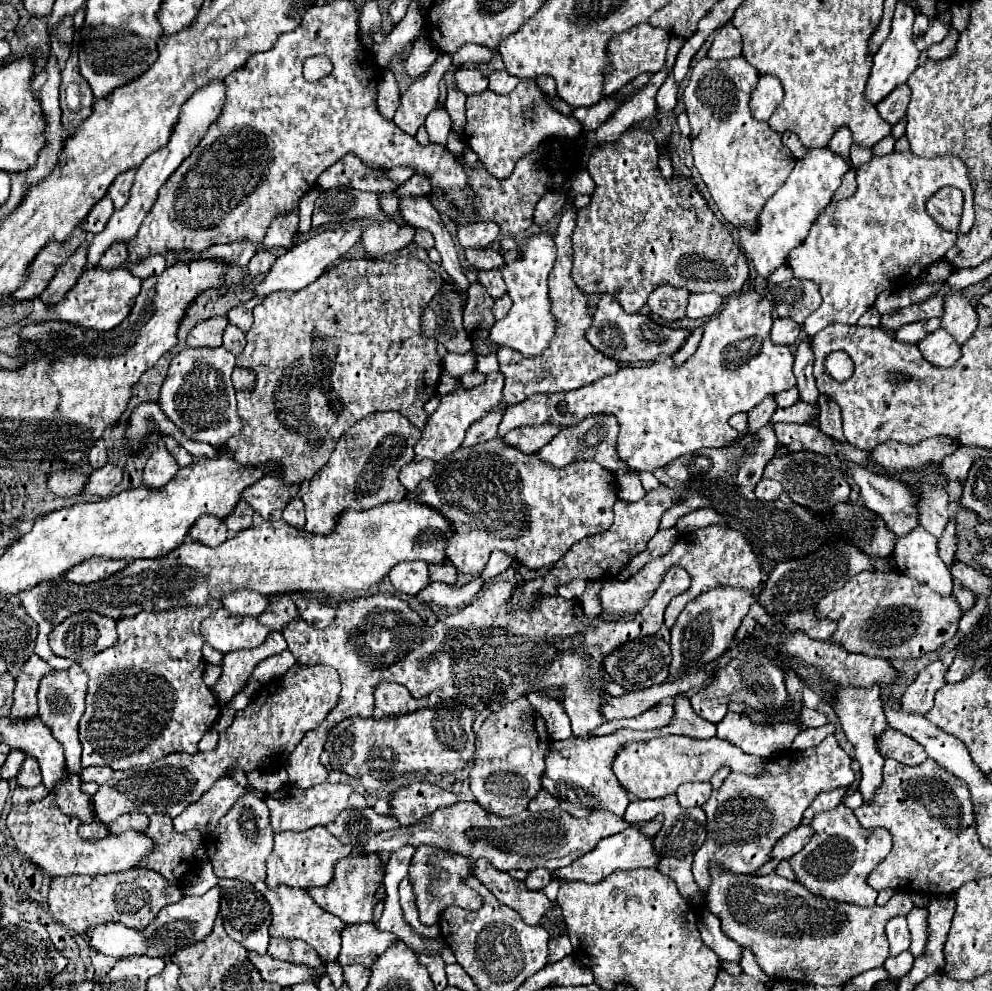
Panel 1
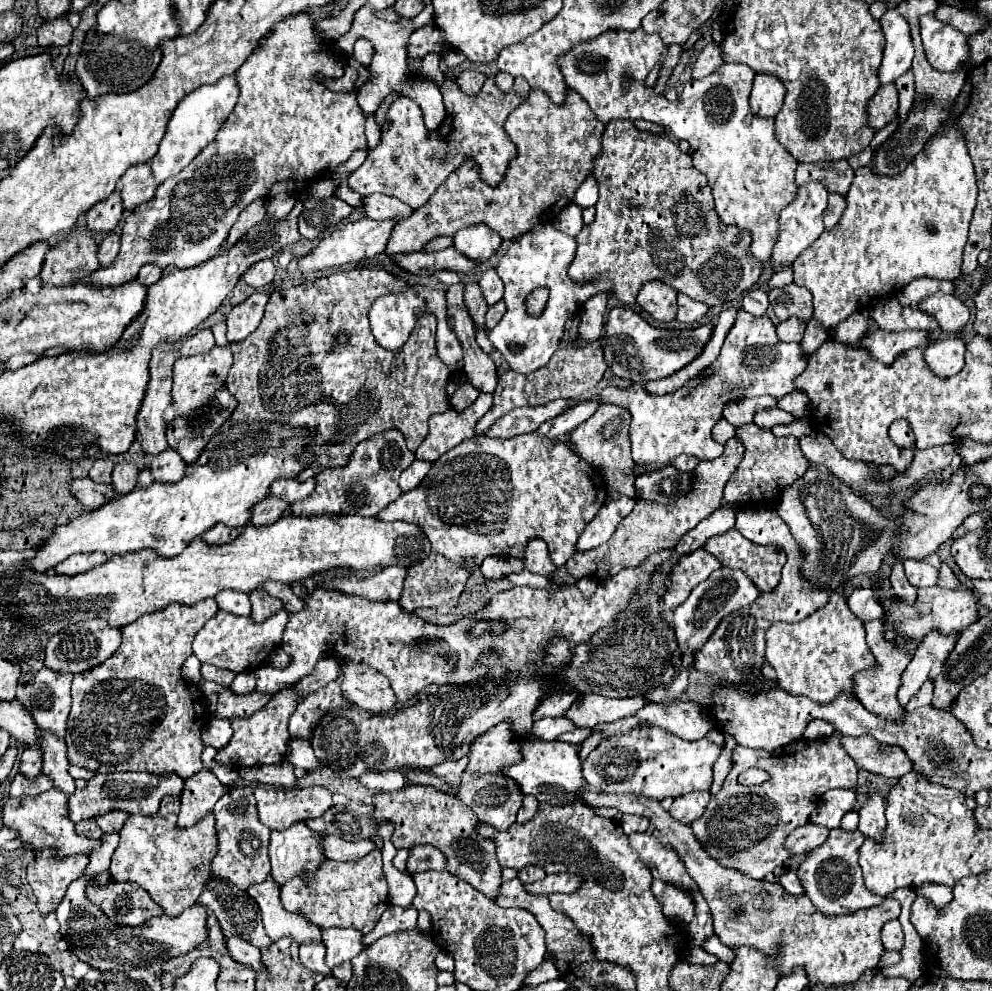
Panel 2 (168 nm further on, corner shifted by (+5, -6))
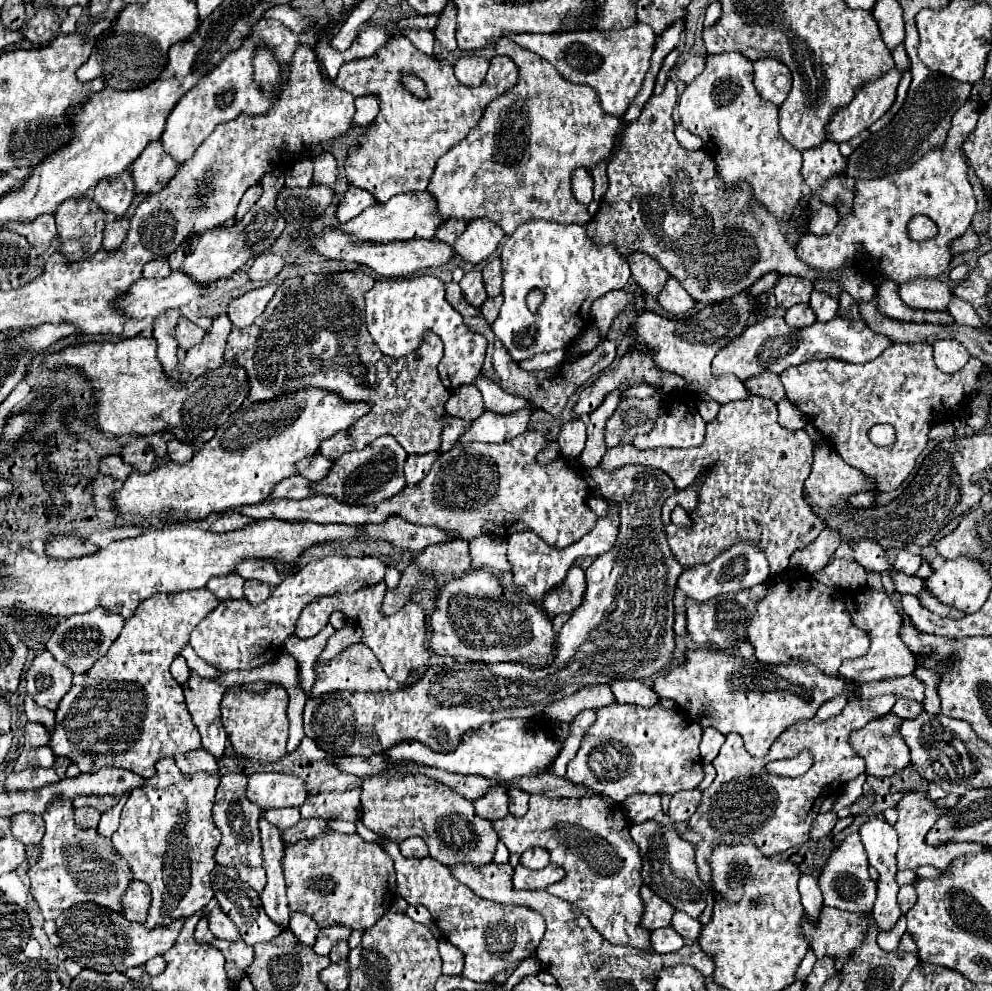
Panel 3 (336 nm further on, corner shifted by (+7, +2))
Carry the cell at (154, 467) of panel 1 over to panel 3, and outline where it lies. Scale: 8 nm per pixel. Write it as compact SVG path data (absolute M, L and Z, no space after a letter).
M176 438L168 442L168 458L170 458L170 462L184 464L184 462L188 462L192 456L194 456L194 448L192 448L190 444L184 444L184 442L176 440Z

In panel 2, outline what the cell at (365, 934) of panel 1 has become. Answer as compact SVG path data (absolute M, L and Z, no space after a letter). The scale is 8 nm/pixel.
M326 928L322 932L322 942L326 946L326 964L330 968L350 962L368 946L362 942L364 934L354 928Z

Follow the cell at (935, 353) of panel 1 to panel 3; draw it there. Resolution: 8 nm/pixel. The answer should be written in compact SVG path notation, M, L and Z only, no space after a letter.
M938 340L932 346L934 346L934 362L944 374L958 372L970 360L968 350L964 350L964 346L960 346L960 342L956 340Z

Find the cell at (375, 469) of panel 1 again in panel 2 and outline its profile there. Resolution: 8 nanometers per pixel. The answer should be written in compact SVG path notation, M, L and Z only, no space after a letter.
M394 428L380 434L374 434L360 444L356 444L348 462L340 468L326 468L314 480L316 488L304 502L292 504L294 516L310 518L318 514L362 514L376 516L390 502L394 502L402 492L398 488L398 476L414 460L414 454L408 450L404 436Z

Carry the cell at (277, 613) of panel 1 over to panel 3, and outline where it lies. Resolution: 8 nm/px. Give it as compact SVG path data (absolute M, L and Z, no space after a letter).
M246 580L244 584L244 598L250 604L262 604L272 592L272 586L266 582L258 582L258 580Z

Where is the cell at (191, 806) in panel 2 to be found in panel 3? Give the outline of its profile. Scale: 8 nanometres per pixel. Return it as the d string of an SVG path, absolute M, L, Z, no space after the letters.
M204 748L186 752L186 754L176 754L174 760L184 774L194 774L200 770L202 772L218 772L216 758L212 754L208 754L208 750L204 750Z

